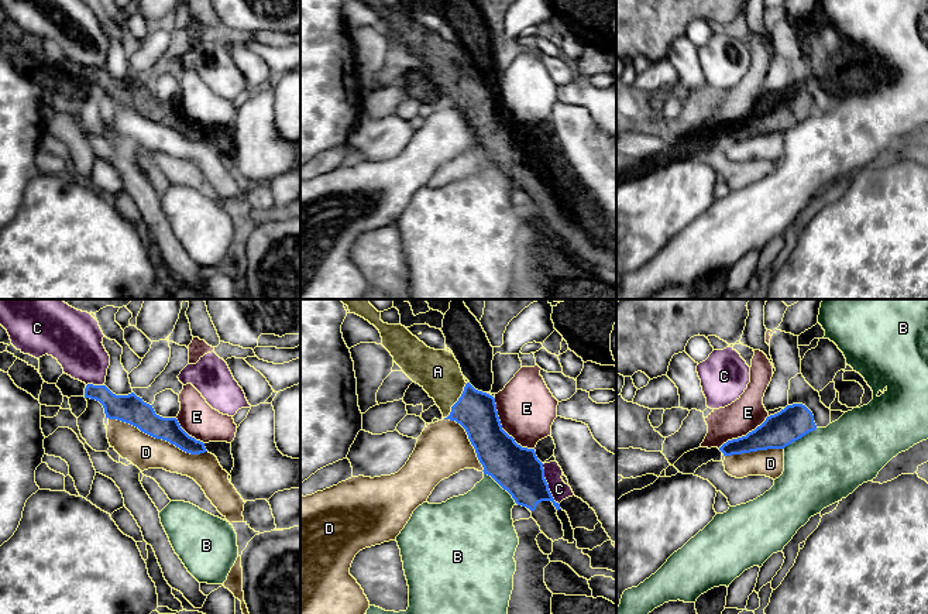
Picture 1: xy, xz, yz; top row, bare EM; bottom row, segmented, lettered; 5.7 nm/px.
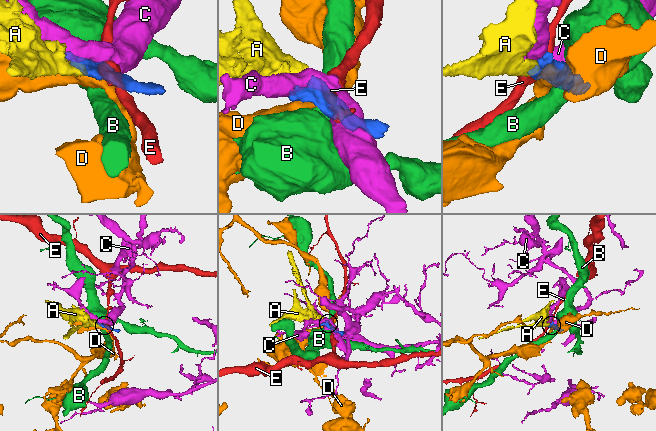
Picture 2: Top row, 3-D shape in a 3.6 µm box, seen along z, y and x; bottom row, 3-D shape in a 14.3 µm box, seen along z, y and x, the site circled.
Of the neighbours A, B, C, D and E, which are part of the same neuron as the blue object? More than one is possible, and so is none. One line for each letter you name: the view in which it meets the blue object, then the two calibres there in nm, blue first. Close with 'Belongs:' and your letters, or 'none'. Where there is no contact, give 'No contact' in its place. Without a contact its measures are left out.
A: Touches blue in xz. Thickness 240 nm (blue) against 240 nm
Belongs: A

